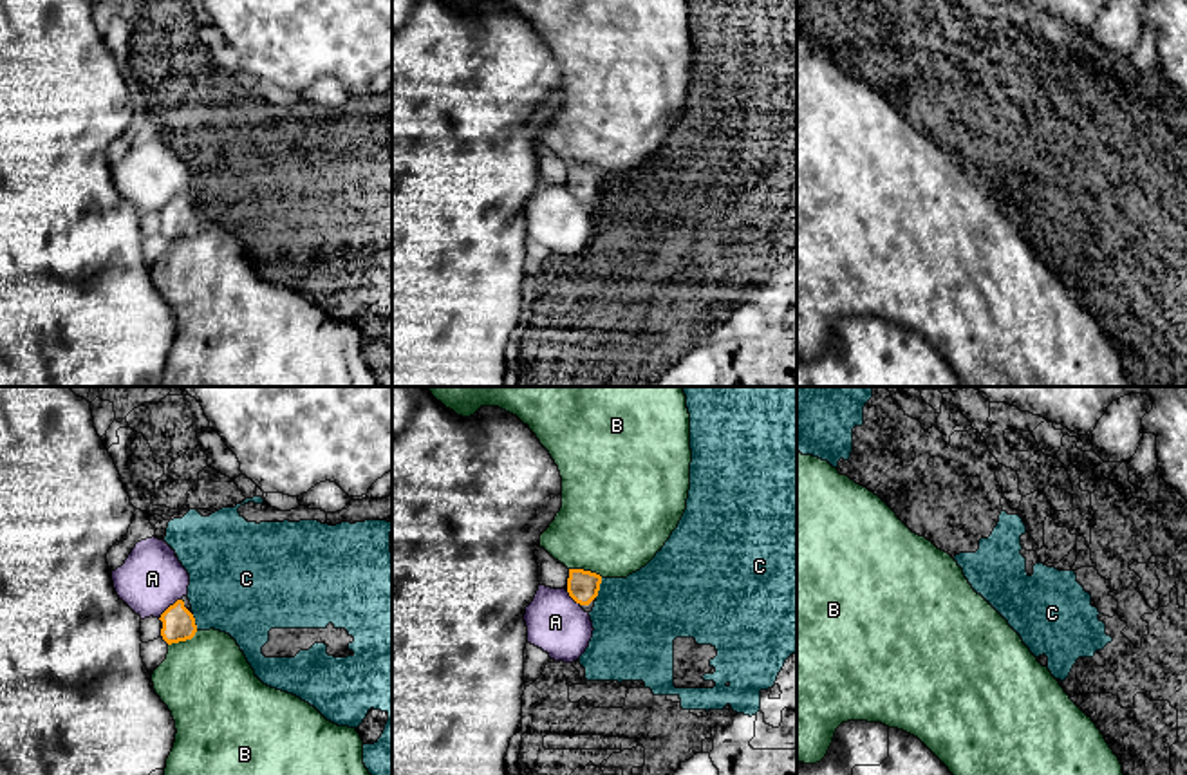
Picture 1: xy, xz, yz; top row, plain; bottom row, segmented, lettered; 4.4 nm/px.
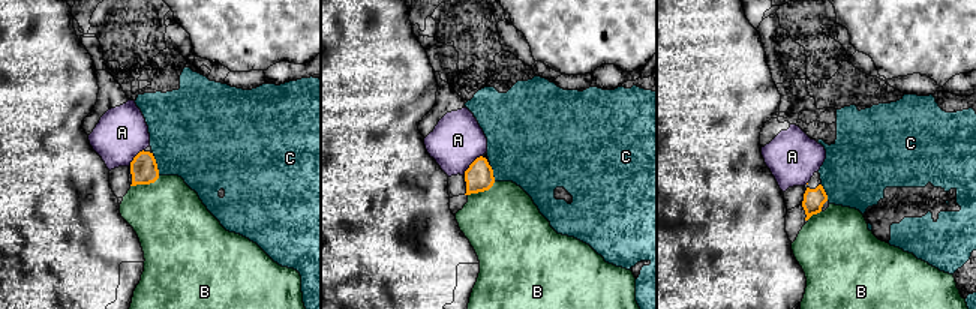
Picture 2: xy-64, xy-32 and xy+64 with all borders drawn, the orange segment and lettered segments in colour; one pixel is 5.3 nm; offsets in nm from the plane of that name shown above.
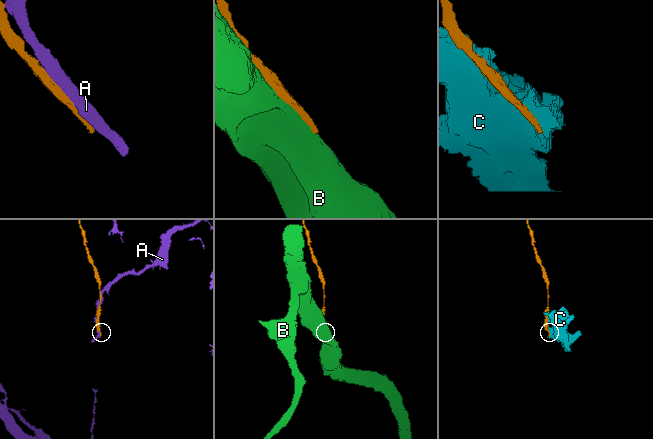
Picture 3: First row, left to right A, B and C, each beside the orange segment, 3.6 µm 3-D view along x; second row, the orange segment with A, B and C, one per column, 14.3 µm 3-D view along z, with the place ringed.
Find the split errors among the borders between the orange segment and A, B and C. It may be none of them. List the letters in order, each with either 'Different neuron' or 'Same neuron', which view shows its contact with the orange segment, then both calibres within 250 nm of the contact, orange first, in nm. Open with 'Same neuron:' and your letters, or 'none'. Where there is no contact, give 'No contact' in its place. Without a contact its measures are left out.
Same neuron: none
A: Different neuron. Touches orange in xy. Thickness 140 nm (orange) against 280 nm
B: Different neuron. Touches orange in xz. Thickness 140 nm (orange) against 480 nm
C: Different neuron. Touches orange in xz. Thickness 140 nm (orange) against 380 nm

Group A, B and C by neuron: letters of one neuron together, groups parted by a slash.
A / B / C

